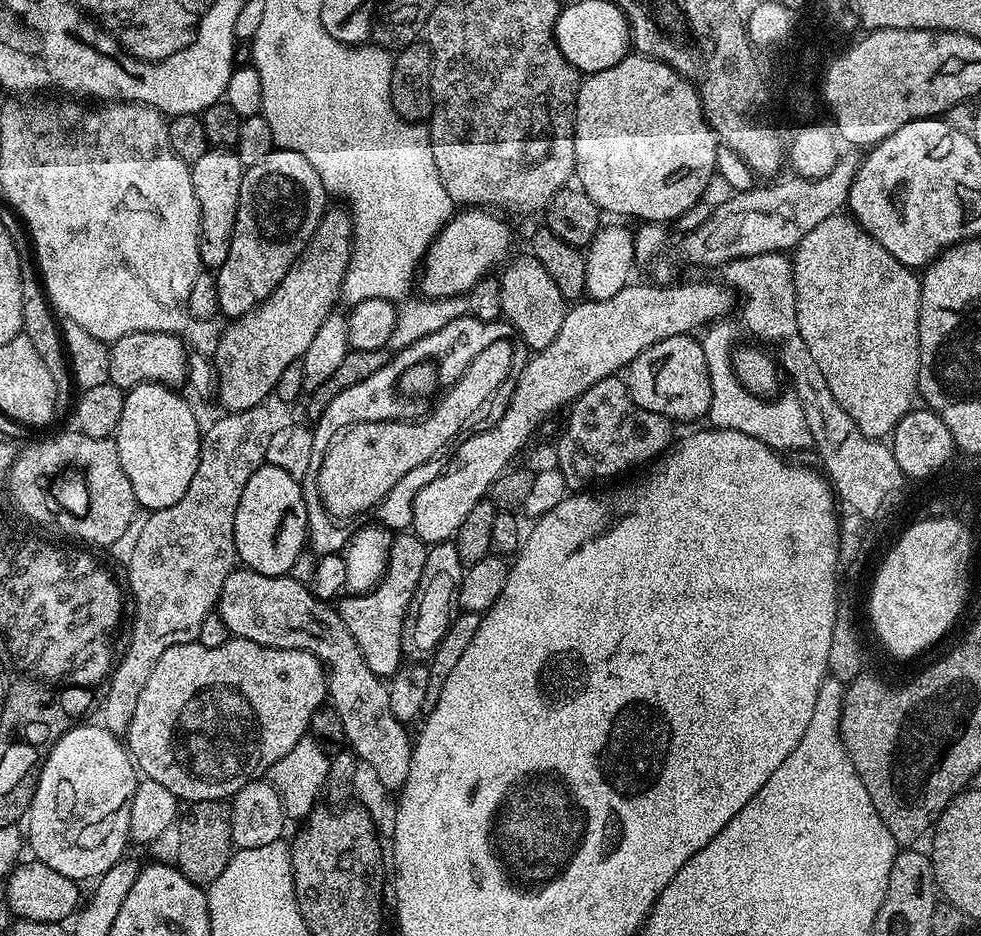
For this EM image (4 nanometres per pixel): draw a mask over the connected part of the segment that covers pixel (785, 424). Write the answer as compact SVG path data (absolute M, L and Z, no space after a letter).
M713 322L703 329L700 345L706 358L706 370L710 374L710 410L706 420L713 428L738 430L738 434L750 434L766 446L781 454L800 452L813 447L810 426L806 426L806 414L802 414L800 400L795 394L777 395L775 398L755 396L736 377L732 366L736 332L728 322Z

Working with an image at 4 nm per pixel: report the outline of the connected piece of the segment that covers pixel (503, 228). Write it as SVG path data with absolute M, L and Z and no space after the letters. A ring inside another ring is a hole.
M465 207L457 211L441 228L436 235L436 241L428 250L428 255L422 261L422 275L418 280L418 288L425 292L421 292L425 297L464 296L478 281L495 273L509 259L512 232L508 229L507 222L499 220L496 216L499 215L495 211L486 208Z

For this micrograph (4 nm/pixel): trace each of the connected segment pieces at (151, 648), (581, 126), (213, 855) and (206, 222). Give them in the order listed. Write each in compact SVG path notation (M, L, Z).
M268 406L221 415L214 426L203 433L198 470L194 470L194 478L190 478L186 494L182 494L182 498L178 498L174 506L148 512L148 521L146 526L142 526L142 535L138 538L134 554L128 563L136 575L134 590L138 594L138 602L130 616L128 647L124 650L118 670L114 670L110 690L102 696L102 724L109 732L127 733L130 720L134 718L134 706L138 706L138 694L142 694L142 686L146 686L150 670L154 670L154 662L158 662L158 658L162 658L162 654L166 654L170 646L198 641L198 630L202 630L206 614L210 614L219 605L222 586L238 564L234 542L234 514L238 510L242 490L246 490L246 482L250 482L250 474L254 474L254 470L258 470L266 462L266 446L270 446L273 431L272 412Z
M629 54L622 62L610 66L610 70L593 72L580 85L580 93L576 99L576 137L574 138L574 158L576 159L575 179L586 195L596 203L601 213L613 212L616 216L633 216L636 222L675 222L686 214L692 206L702 199L707 183L718 168L718 141L704 116L704 107L700 104L700 96L692 83L682 78L670 65L651 56Z
M197 800L191 805L189 812L181 811L176 821L162 834L158 841L164 847L163 859L174 865L190 882L207 886L226 870L226 862L230 862L234 845L231 838L231 810L223 800Z
M209 147L198 162L190 165L194 182L194 198L198 198L200 211L200 262L205 269L218 270L230 254L230 242L234 234L234 222L238 214L238 198L242 190L244 163L235 151Z

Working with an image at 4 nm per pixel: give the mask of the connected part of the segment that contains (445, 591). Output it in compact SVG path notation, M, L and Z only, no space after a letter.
M455 543L433 544L426 554L426 567L422 569L422 578L418 578L418 590L408 607L406 622L402 626L402 650L412 662L431 661L438 642L446 634L454 619L454 601L460 579L464 577L465 565L458 558Z

